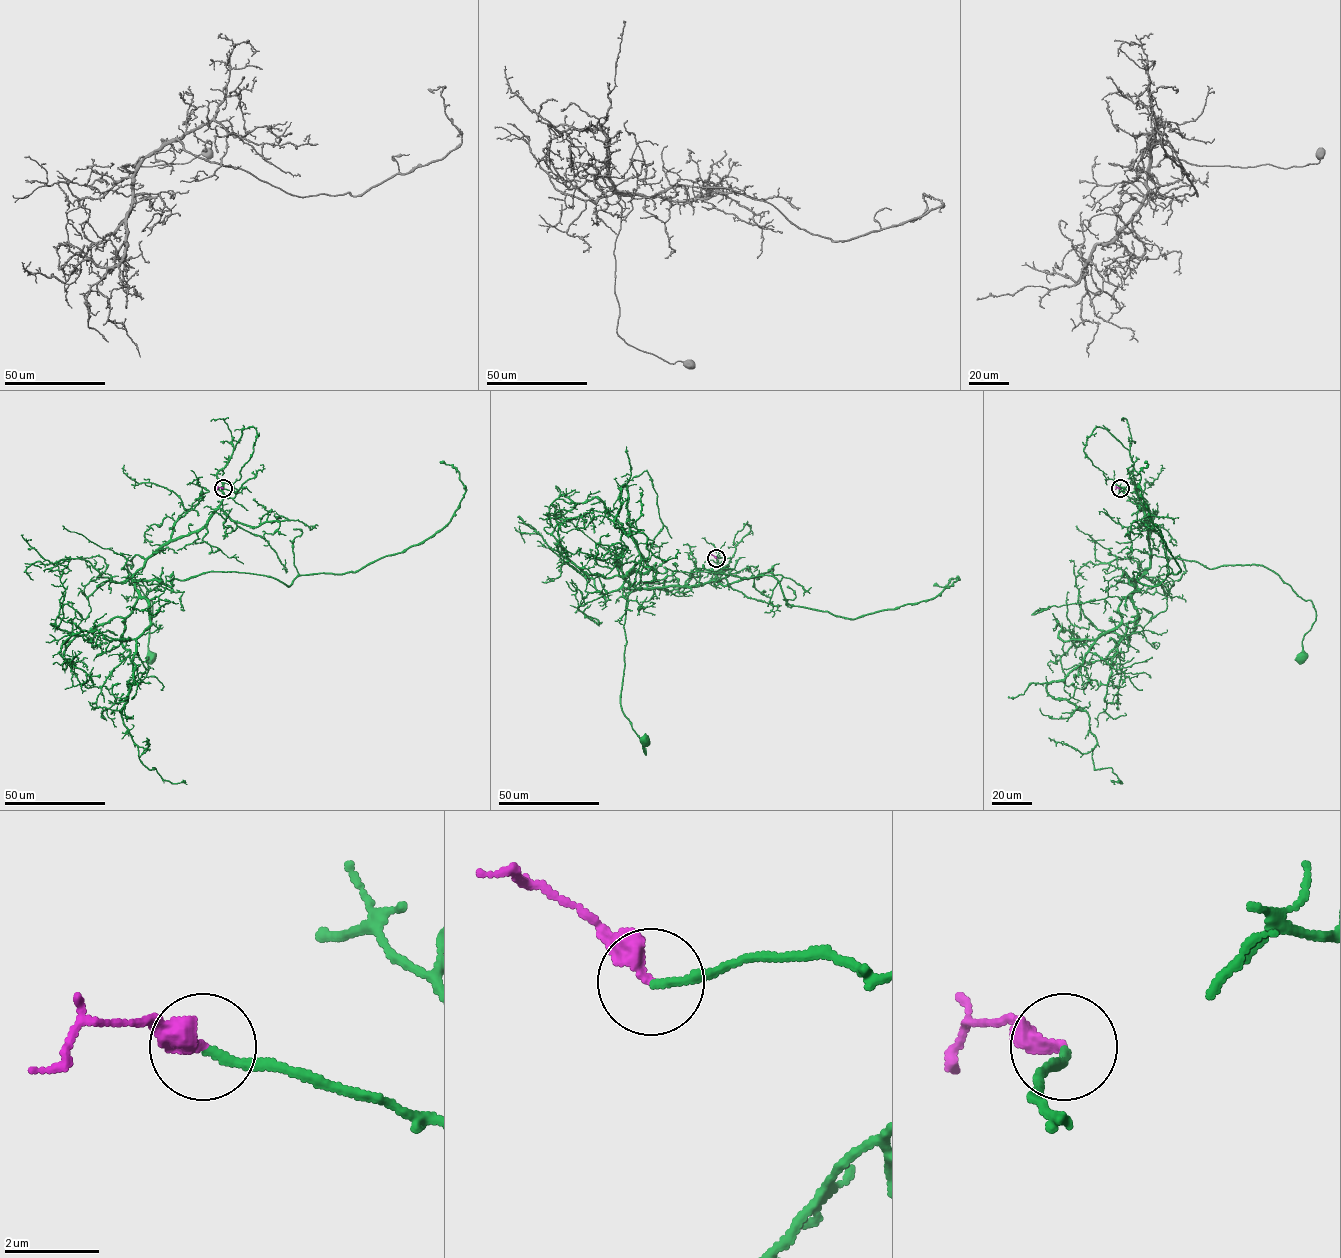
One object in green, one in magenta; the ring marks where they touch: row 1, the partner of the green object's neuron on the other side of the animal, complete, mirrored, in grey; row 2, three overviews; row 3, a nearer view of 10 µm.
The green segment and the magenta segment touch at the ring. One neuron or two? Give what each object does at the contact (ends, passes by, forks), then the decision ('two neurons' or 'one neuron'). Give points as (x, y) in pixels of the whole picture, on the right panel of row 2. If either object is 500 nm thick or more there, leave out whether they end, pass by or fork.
green ends there; magenta ends there; one neuron

